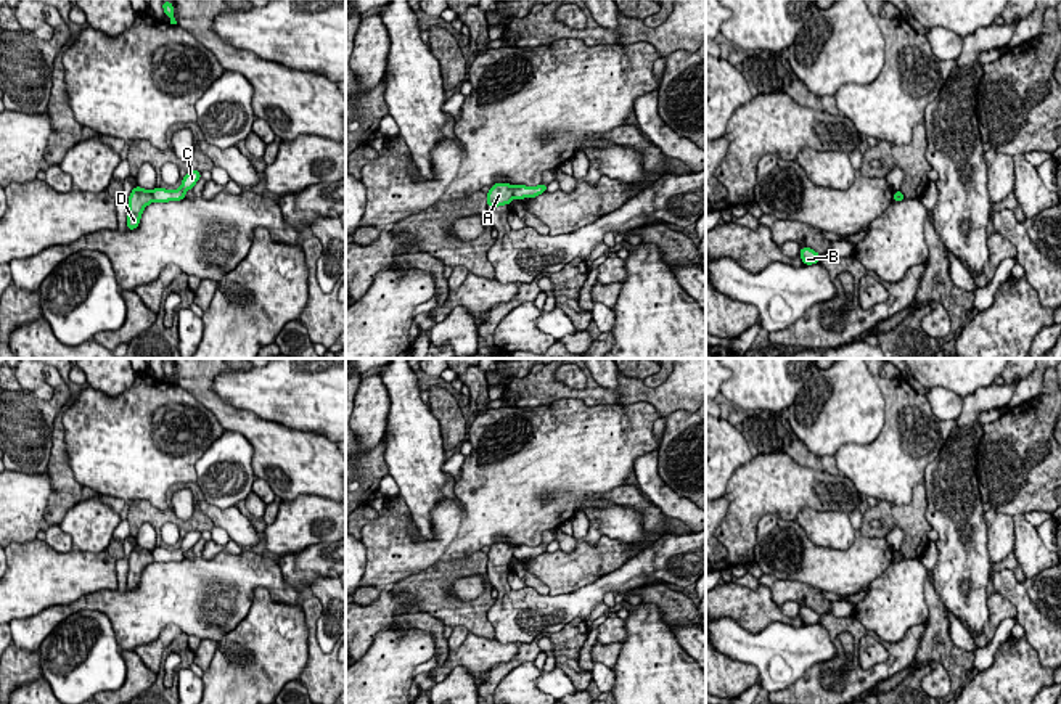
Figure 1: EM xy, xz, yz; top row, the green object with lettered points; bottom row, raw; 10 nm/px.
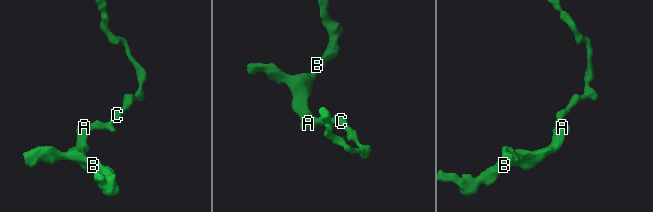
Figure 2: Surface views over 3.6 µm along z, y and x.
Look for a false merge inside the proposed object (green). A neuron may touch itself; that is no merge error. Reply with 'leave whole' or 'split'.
split

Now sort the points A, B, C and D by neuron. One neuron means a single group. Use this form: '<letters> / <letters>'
A B D / C

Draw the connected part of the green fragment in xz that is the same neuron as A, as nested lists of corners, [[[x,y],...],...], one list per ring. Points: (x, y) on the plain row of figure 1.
[[[495,543],[487,553],[487,566],[498,567],[502,564],[508,566],[513,559],[514,546],[510,543]]]

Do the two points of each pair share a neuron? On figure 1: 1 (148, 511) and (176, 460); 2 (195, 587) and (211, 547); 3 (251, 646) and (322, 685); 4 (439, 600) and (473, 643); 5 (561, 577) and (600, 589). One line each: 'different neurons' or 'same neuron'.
1: different neurons
2: different neurons
3: different neurons
4: different neurons
5: different neurons

